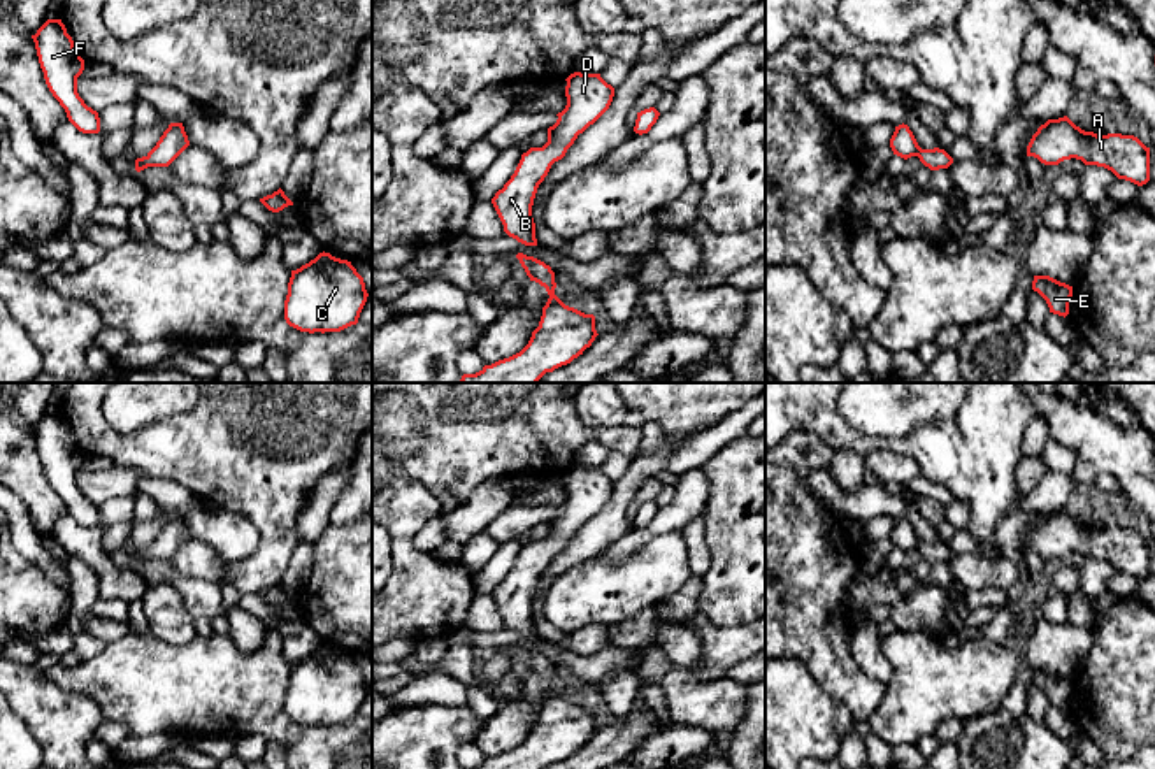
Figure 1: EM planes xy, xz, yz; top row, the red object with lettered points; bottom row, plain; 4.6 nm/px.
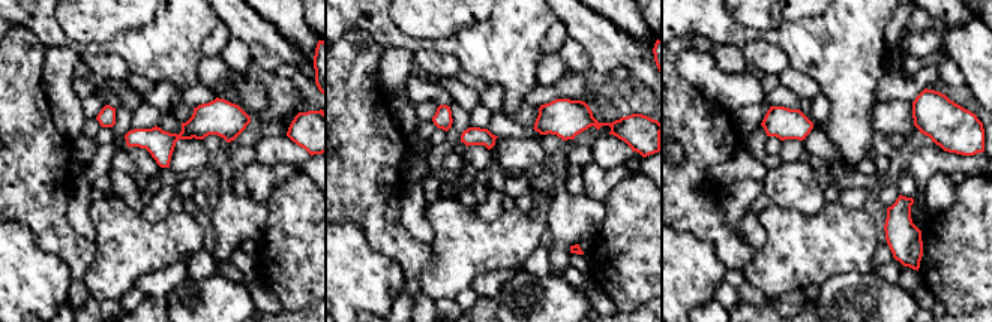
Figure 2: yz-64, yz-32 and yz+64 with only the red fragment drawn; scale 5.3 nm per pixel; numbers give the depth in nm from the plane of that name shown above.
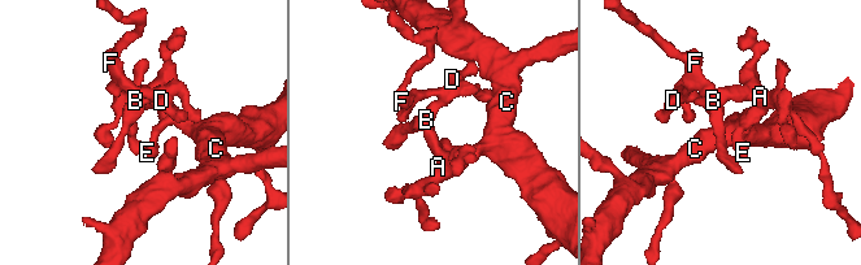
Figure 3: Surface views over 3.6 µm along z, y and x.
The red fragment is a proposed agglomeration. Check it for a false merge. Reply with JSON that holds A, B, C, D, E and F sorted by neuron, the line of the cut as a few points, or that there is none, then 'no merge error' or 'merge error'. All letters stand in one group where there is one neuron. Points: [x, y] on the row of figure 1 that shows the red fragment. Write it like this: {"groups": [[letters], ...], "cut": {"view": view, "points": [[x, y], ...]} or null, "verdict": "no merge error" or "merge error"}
{"groups": [["A", "B", "C", "D", "E", "F"]], "cut": null, "verdict": "no merge error"}

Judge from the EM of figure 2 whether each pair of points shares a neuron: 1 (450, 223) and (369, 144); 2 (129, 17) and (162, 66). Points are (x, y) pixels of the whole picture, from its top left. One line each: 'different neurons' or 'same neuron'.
1: different neurons
2: different neurons

